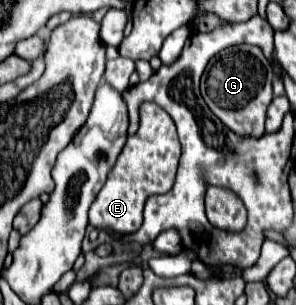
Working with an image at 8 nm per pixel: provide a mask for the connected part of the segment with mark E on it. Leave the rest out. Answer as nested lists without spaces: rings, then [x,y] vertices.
[[[144,103],[140,129],[132,137],[128,137],[114,169],[108,175],[106,185],[98,193],[94,205],[90,207],[90,225],[104,231],[108,229],[116,235],[137,231],[142,225],[144,201],[150,195],[168,193],[174,187],[178,159],[180,159],[180,143],[178,143],[174,121],[158,105]]]

